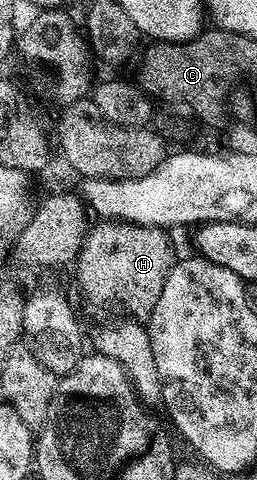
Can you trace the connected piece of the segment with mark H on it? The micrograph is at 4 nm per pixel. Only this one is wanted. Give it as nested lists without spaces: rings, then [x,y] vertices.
[[[100,222],[97,225],[97,228],[96,225],[89,227],[74,261],[81,294],[96,304],[121,304],[132,315],[129,317],[147,321],[174,263],[169,233],[151,224]]]

